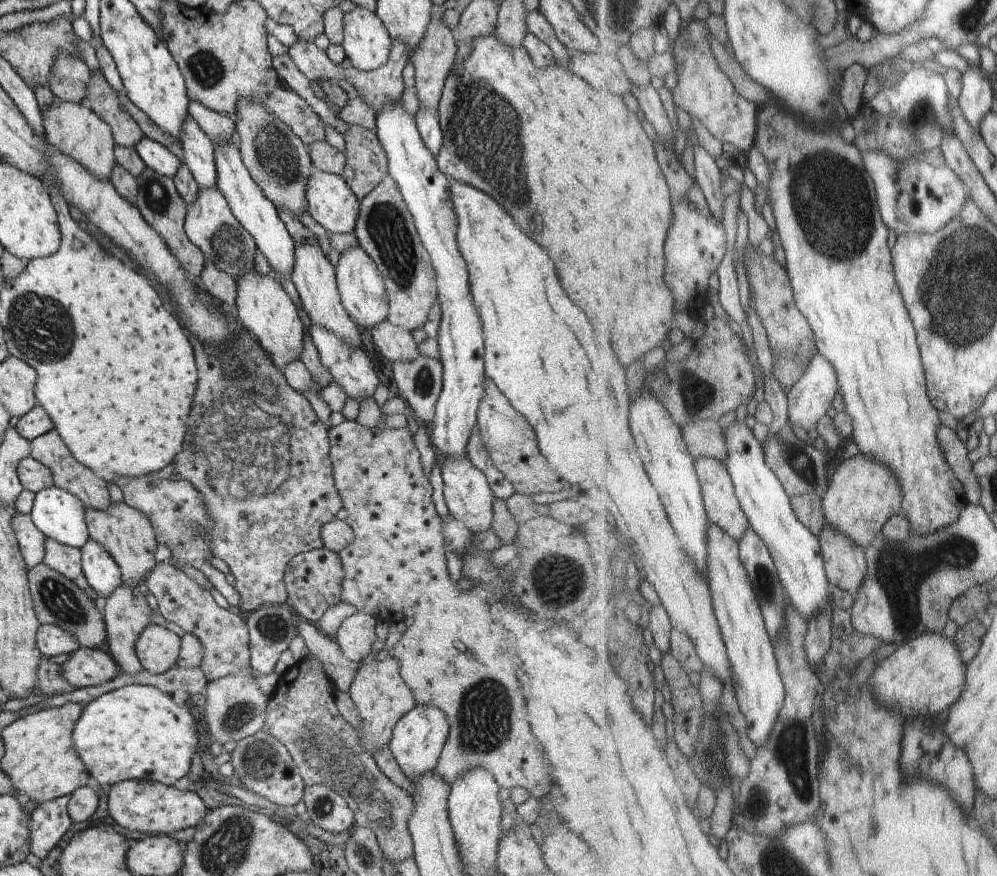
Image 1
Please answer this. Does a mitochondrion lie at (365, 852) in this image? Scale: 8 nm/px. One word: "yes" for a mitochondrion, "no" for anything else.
yes

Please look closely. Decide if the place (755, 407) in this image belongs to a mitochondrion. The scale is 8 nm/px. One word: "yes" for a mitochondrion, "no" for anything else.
no

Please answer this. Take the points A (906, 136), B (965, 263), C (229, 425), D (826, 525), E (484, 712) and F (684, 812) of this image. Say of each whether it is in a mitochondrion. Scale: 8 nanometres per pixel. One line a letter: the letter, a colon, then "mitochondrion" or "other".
A: mitochondrion
B: mitochondrion
C: mitochondrion
D: other
E: mitochondrion
F: other

